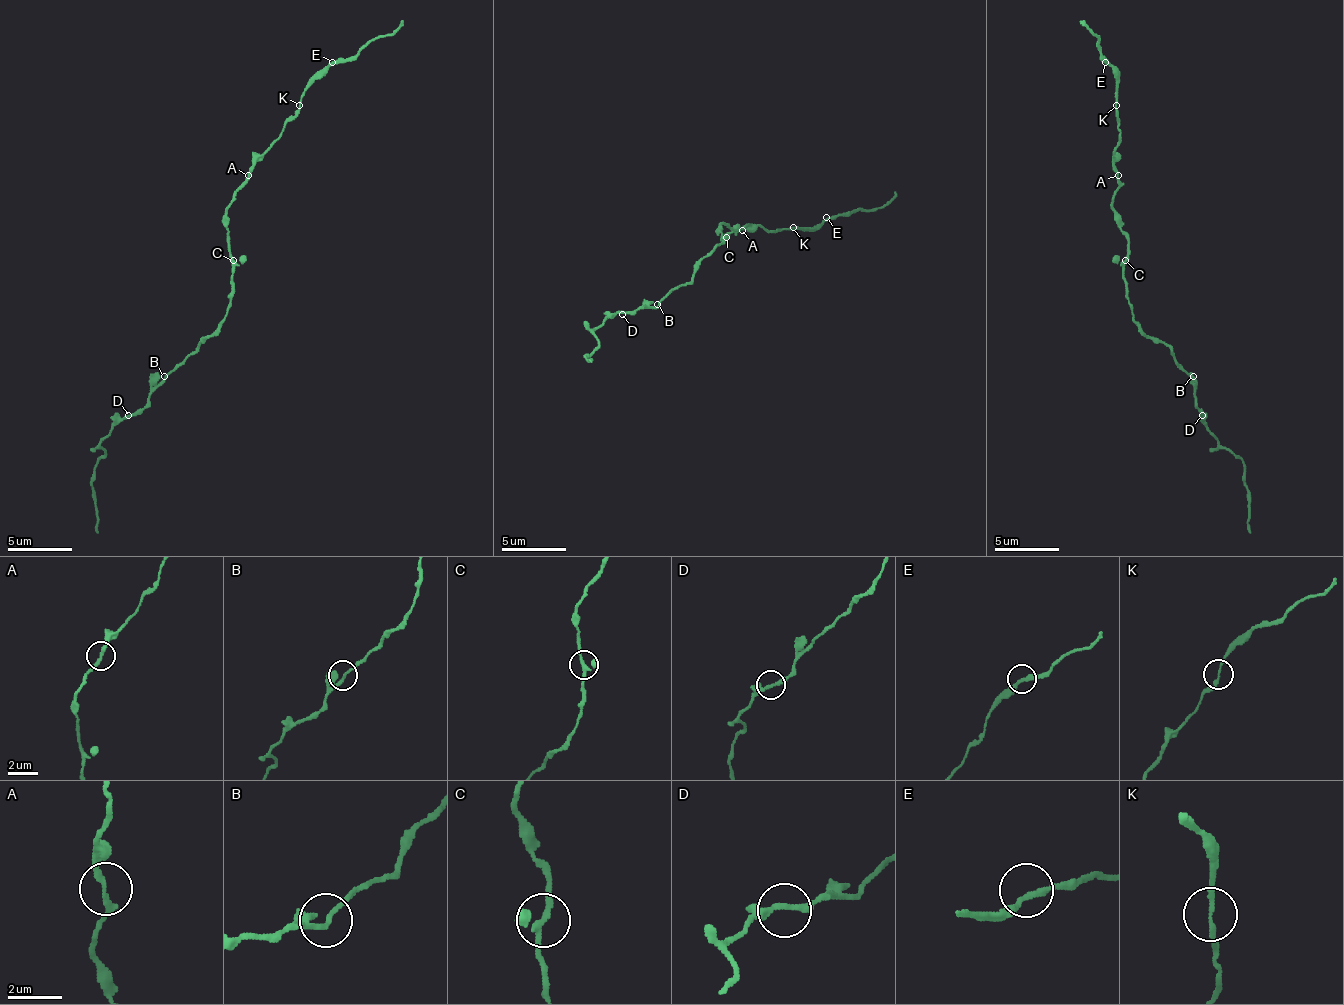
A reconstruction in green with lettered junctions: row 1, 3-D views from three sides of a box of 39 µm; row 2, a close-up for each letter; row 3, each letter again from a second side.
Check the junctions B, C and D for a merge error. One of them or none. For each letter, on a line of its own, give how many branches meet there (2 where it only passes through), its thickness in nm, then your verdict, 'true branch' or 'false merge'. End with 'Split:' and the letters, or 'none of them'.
B: 2 branches meet; 170 nm thick; true branch
C: 3 branches meet; 180 nm thick; true branch
D: 3 branches meet; 190 nm thick; true branch
Split: none of them

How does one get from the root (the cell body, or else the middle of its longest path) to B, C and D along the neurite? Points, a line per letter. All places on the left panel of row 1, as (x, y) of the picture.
B: (232, 279), (232, 295), (225, 308), (225, 318), (164, 376)
C: (232, 279), (232, 259)
D: (232, 279), (232, 295), (225, 308), (225, 318), (167, 376), (141, 409), (128, 415)

